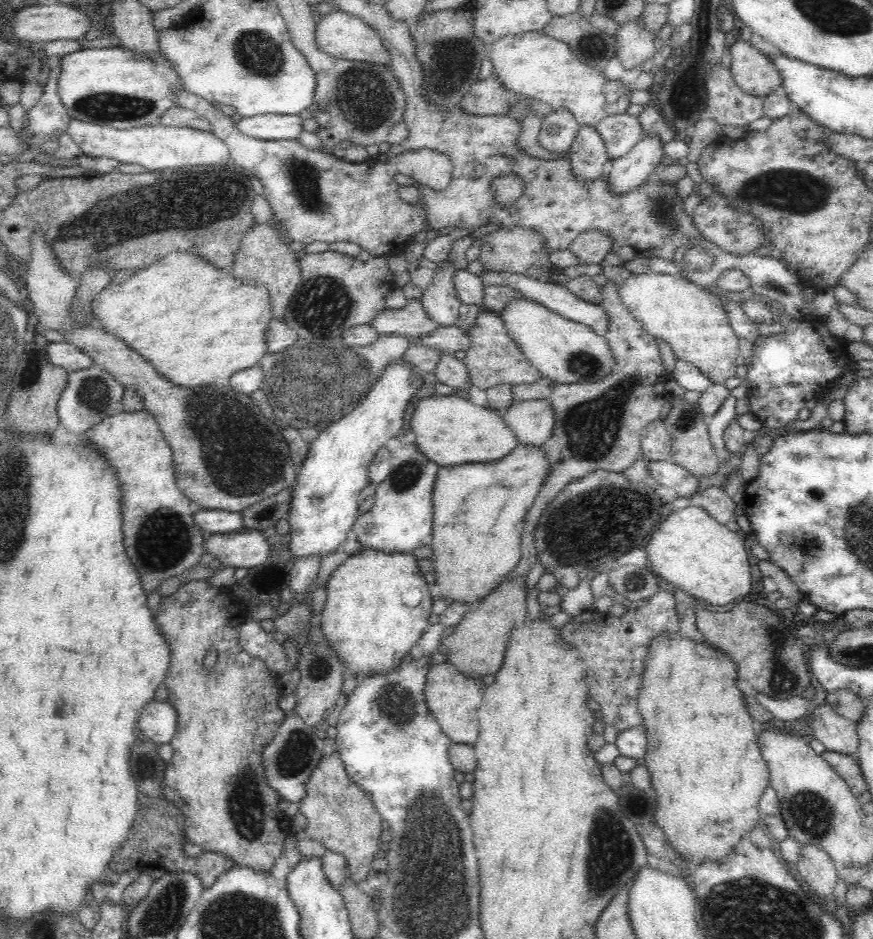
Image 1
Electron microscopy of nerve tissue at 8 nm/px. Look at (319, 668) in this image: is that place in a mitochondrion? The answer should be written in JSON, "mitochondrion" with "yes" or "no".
{"mitochondrion":"yes"}

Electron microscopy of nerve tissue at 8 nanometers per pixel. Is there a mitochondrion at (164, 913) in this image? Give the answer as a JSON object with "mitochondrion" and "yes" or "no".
{"mitochondrion":"yes"}

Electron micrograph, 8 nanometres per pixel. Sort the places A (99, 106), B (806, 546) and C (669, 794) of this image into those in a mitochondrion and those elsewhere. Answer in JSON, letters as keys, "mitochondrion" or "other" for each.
{"A":"mitochondrion","B":"other","C":"other"}

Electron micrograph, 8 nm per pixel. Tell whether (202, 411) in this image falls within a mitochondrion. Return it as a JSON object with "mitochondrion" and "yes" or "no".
{"mitochondrion":"yes"}

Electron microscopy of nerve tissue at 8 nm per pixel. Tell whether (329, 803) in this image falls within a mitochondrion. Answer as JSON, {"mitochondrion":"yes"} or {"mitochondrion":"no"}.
{"mitochondrion":"no"}

